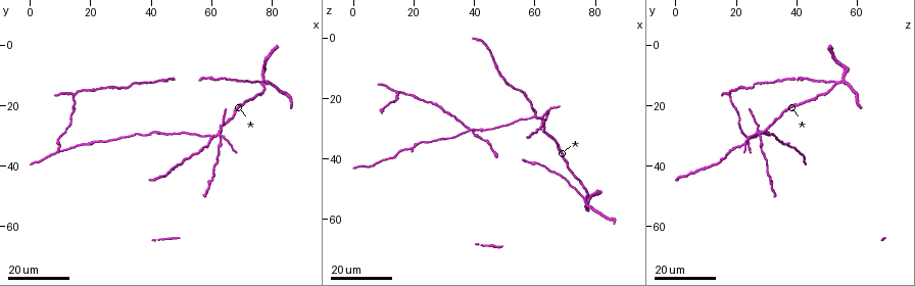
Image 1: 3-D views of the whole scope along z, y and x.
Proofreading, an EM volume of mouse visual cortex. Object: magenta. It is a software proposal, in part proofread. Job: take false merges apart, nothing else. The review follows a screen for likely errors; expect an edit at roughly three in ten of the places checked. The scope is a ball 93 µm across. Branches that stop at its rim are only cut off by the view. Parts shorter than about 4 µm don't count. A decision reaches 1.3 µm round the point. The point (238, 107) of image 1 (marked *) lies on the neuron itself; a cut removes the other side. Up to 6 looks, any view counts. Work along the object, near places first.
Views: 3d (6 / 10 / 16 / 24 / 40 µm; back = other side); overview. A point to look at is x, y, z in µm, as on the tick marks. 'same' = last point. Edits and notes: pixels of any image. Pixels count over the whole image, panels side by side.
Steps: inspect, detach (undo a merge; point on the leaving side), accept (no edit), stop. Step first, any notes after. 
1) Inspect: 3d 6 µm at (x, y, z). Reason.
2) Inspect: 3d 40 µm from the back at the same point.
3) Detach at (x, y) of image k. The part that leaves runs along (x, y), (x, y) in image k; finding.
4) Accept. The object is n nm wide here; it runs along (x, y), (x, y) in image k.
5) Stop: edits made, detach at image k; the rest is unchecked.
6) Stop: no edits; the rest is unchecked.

Inspect: 3d 24 µm at (44, 11, 34). Calibre changes.

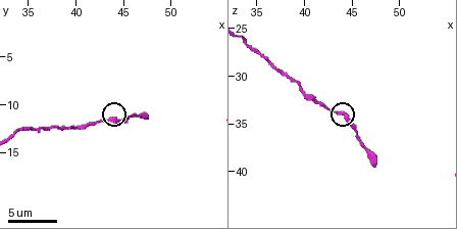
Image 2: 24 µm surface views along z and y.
Inspect: 3d 6 µm at (44.0, 11.8, 34.0).

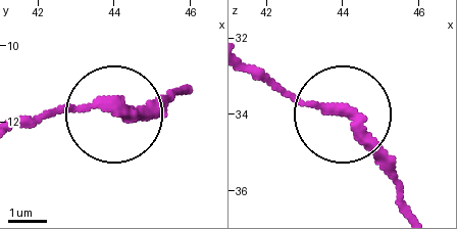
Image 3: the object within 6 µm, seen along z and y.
Detach at (161, 110) of image 3. The object is 280 nm wide here; a second neuron is stuck on.

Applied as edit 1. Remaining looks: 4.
Inspect: 3d 24 µm at (42, 29, 31). Calibre changes.

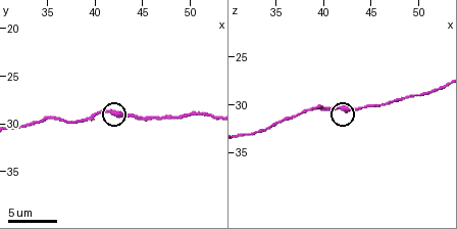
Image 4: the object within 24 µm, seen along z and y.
Inspect: 3d 6 µm at (41.4, 28.6, 30.2).

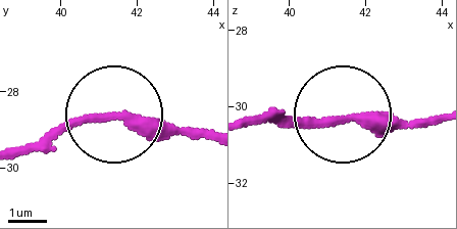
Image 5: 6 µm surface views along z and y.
Accept. It runs along (433, 120), (248, 120) in image 5; continuous, no second neuron.

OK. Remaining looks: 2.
Inspect: 3d 16 µm at (14, 16, 18). Three-way junction.

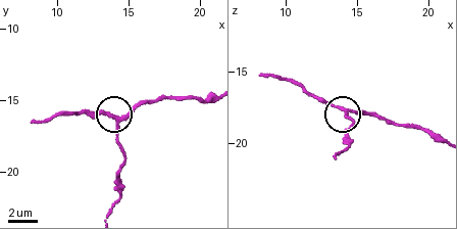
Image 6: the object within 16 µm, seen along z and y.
Inspect: 3d 6 µm at (14.2, 16.2, 17.8). Zoom in.

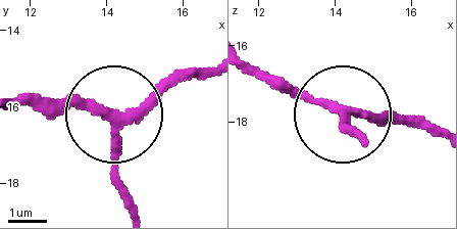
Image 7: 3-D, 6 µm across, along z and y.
Accept. It runs along (207, 67), (109, 112), (24, 106) in image 7; one neuron here.

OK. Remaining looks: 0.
Stop: edits made, detach at image 3; the rest is unchecked.

